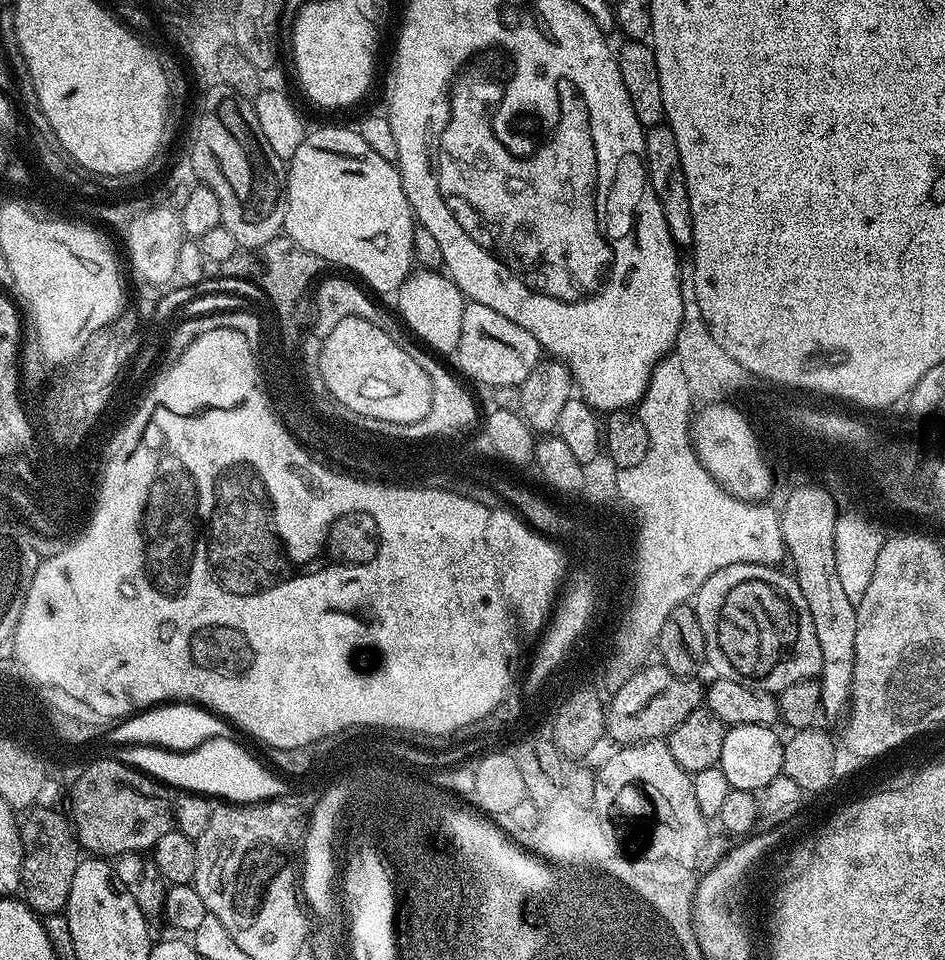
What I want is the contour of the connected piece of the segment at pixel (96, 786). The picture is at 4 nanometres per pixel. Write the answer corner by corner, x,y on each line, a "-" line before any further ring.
99,758
72,784
70,819
81,849
96,858
115,858
127,852
147,853
155,849
163,835
174,828
174,800
159,780
111,758

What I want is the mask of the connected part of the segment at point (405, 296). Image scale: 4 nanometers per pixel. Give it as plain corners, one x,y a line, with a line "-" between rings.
413,270
402,282
394,299
400,307
399,319
421,345
444,358
455,353
458,337
462,334
462,310
466,298
447,274
440,270

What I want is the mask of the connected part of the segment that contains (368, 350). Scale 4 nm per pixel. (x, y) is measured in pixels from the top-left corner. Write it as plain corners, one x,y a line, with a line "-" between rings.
351,316
342,318
323,342
325,384
332,384
332,392
337,392
350,407
361,408
370,418
391,424
413,424
430,414
430,378
390,334

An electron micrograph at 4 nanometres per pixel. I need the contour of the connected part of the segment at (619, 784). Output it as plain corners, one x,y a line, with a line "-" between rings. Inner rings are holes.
663,739
647,740
641,744
617,747
615,751
616,753
606,757
604,765
594,772
592,806
595,815
612,828
622,849
632,846
632,852
650,852
652,857
683,855
692,851
703,841
704,825
707,821
702,810
698,810
698,802
694,799
690,773
682,770
678,762
674,762
674,754
670,754
667,743
-
644,780
660,781
653,786
652,792
644,792

